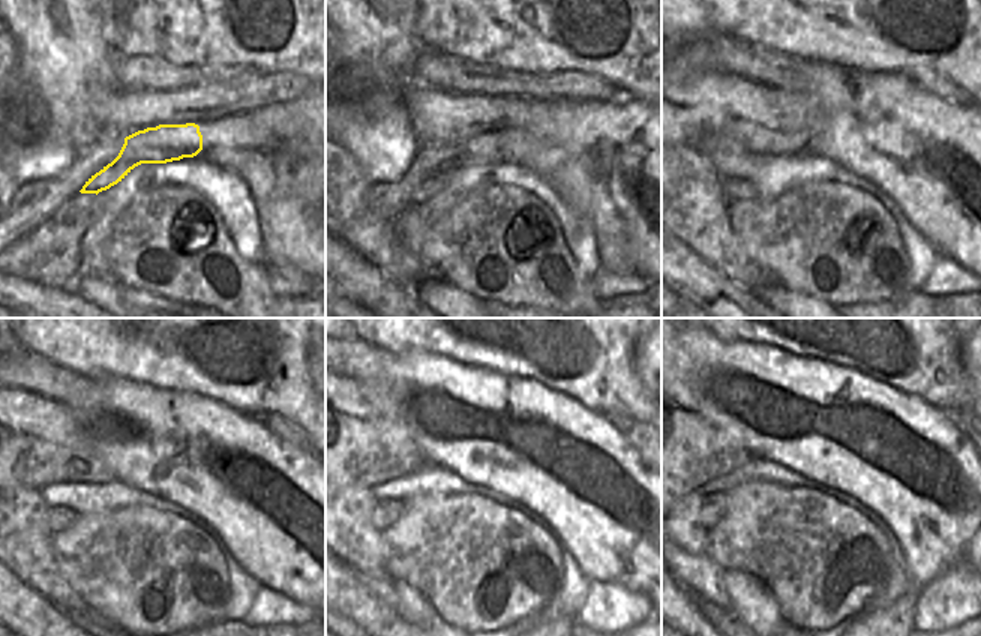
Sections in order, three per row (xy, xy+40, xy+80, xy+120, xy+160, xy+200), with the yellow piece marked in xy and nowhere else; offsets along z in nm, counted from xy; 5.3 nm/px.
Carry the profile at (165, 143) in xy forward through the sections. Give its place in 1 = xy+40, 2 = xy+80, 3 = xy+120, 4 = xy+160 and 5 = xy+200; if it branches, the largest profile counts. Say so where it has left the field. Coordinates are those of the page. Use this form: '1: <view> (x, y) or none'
1: xy+40 (488, 146)
2: xy+80 (734, 188)
3: xy+120 (60, 518)
4: xy+160 (386, 512)
5: xy+200 (713, 507)

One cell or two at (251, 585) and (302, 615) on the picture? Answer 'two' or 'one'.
two

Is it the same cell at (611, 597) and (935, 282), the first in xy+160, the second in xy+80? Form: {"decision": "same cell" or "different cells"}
{"decision": "same cell"}

